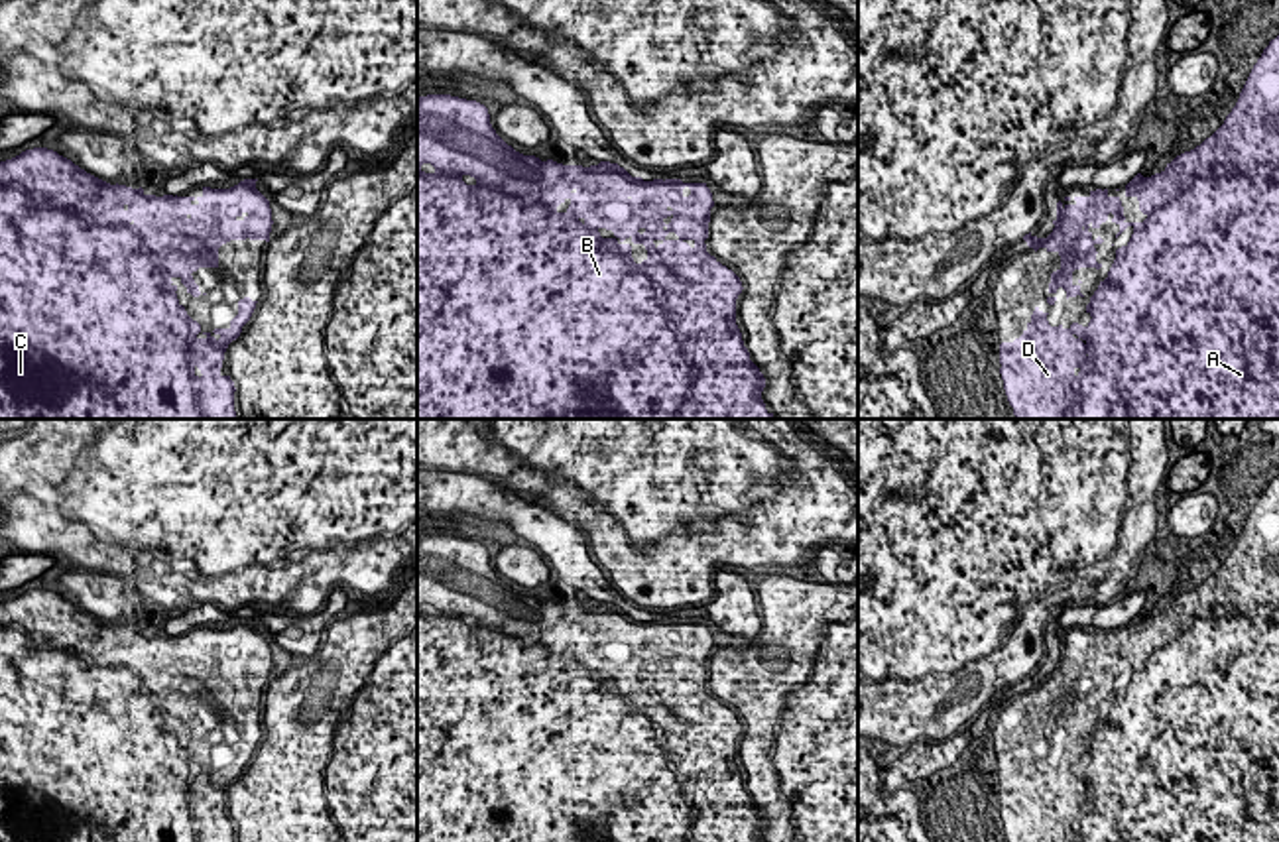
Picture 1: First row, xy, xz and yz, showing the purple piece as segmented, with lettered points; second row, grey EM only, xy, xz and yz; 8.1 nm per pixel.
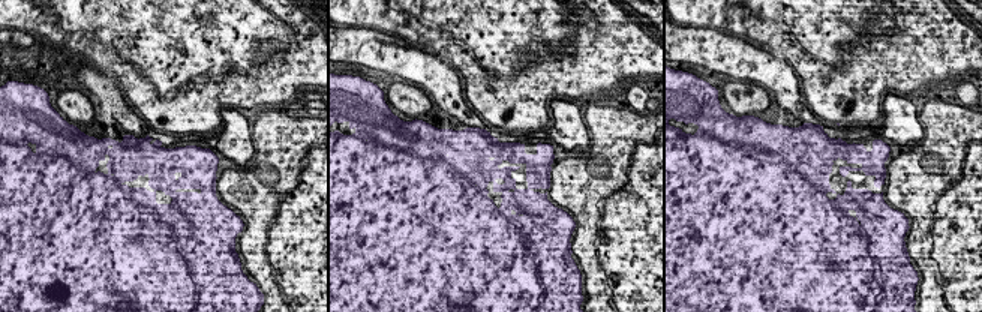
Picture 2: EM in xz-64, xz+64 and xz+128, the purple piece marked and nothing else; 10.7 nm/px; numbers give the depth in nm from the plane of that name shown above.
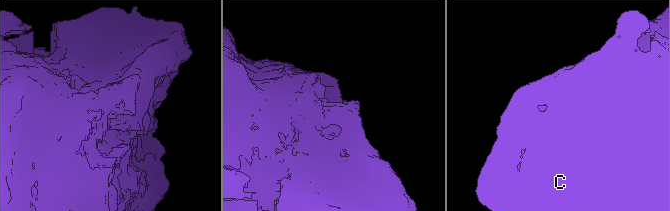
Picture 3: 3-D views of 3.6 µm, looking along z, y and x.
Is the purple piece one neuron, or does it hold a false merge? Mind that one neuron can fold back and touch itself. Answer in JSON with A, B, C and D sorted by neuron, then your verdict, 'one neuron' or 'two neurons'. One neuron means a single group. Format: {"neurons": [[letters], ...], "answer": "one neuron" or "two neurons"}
{"neurons": [["A", "B", "C", "D"]], "answer": "one neuron"}

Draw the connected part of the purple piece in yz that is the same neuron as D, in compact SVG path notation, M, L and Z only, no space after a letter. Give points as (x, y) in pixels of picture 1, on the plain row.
M1279 476L1269 482L1263 490L1261 498L1253 506L1240 539L1232 553L1226 557L1224 565L1206 578L1200 586L1190 592L1177 596L1161 614L1151 618L1143 618L1137 614L1126 626L1126 637L1135 637L1139 641L1139 651L1147 657L1143 663L1127 663L1124 657L1124 647L1120 637L1110 637L1108 630L1090 632L1088 637L1074 637L1074 645L1070 645L1070 637L1065 637L1065 645L1057 643L1057 659L1053 661L1055 669L1047 679L1037 679L1031 673L1023 677L1029 689L1035 692L1045 689L1047 692L1057 692L1061 696L1061 708L1051 714L1049 738L1047 744L1055 746L1057 730L1063 728L1068 738L1084 738L1080 734L1080 720L1072 724L1072 712L1080 708L1096 708L1102 704L1096 702L1096 685L1104 681L1098 677L1092 679L1092 669L1100 669L1102 663L1108 661L1112 653L1120 667L1116 679L1127 669L1133 669L1129 683L1116 691L1116 700L1108 712L1108 718L1100 722L1098 730L1090 738L1086 746L1086 753L1092 757L1086 767L1072 763L1068 769L1063 765L1051 767L1047 761L1049 753L1043 753L1035 748L1027 769L1013 783L1000 785L1000 814L1004 820L1004 830L1007 842L1279 842Z

